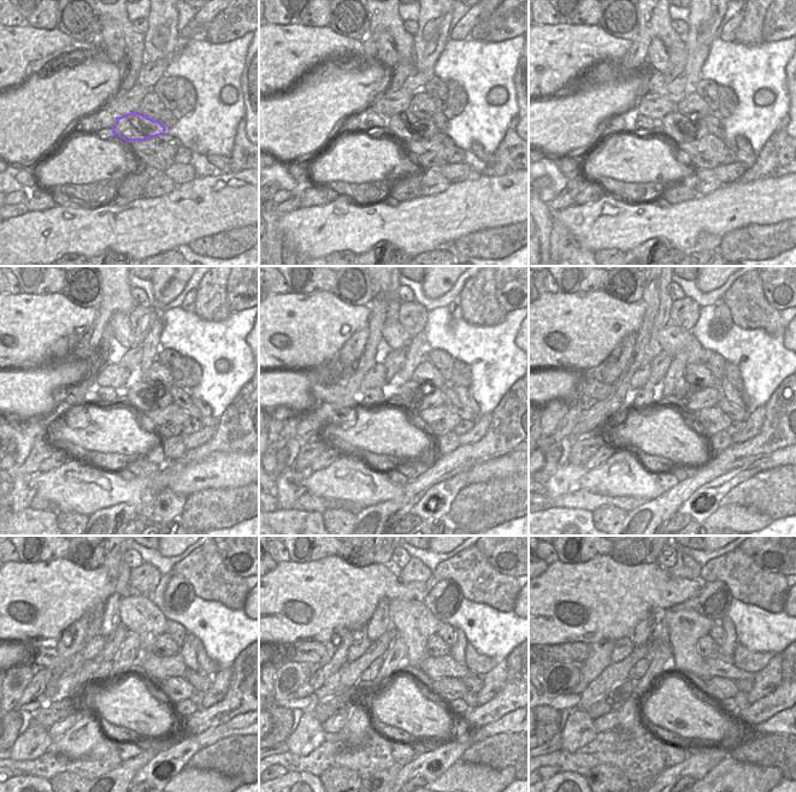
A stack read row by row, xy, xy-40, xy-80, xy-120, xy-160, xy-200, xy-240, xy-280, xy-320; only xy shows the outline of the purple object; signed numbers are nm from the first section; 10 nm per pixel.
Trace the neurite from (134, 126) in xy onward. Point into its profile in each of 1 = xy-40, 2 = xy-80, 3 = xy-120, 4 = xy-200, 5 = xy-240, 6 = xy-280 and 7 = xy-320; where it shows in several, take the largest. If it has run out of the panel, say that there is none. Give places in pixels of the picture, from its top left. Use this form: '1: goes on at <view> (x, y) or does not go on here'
1: goes on at xy-40 (404, 126)
2: goes on at xy-80 (678, 128)
3: goes on at xy-120 (137, 395)
4: goes on at xy-200 (691, 397)
5: goes on at xy-240 (155, 667)
6: goes on at xy-280 (435, 668)
7: goes on at xy-320 (717, 666)

